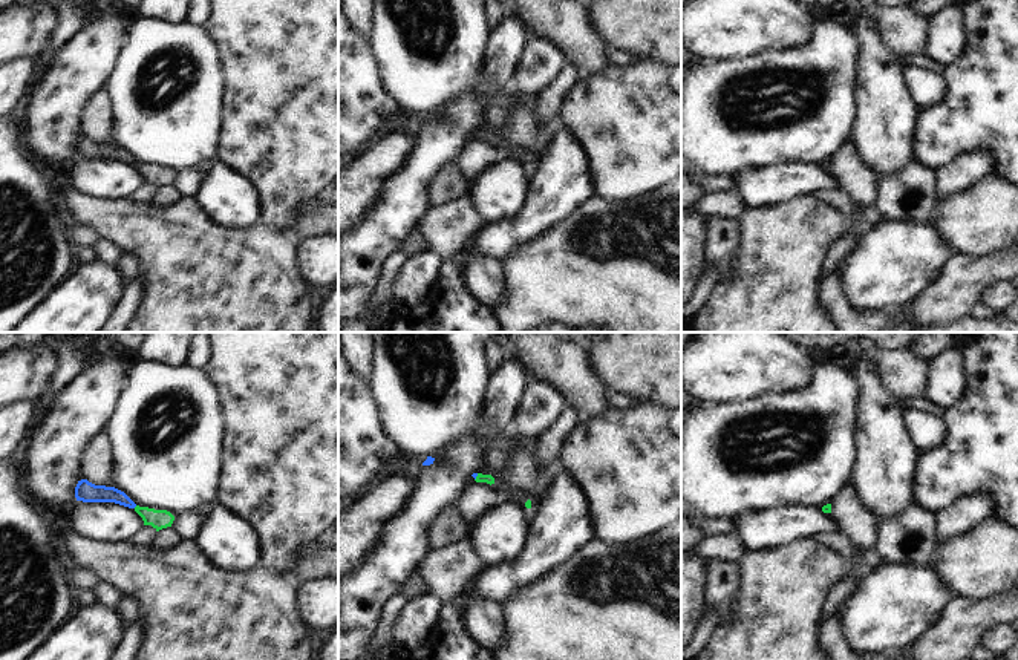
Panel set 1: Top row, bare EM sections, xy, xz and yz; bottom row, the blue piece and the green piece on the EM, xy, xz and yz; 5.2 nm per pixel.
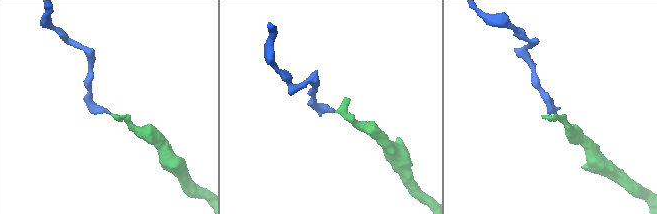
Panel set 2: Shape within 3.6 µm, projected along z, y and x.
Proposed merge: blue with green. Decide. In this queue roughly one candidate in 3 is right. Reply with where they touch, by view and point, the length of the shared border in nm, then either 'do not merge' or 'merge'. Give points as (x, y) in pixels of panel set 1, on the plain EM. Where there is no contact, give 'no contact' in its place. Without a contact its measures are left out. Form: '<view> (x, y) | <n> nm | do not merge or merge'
xz (476, 132) | 40 nm | merge

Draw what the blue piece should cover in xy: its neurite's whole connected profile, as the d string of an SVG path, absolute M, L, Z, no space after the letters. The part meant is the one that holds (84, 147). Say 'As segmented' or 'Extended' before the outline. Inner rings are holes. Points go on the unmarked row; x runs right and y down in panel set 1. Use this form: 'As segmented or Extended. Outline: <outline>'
As segmented. Outline: M87 136L78 138L75 144L75 155L83 159L115 159L129 165L136 164L136 161L124 149L115 144L95 142Z

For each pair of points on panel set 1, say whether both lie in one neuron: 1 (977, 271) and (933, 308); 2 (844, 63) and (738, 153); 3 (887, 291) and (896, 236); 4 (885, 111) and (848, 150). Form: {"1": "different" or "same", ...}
{"1": "same", "2": "same", "3": "same", "4": "different"}

